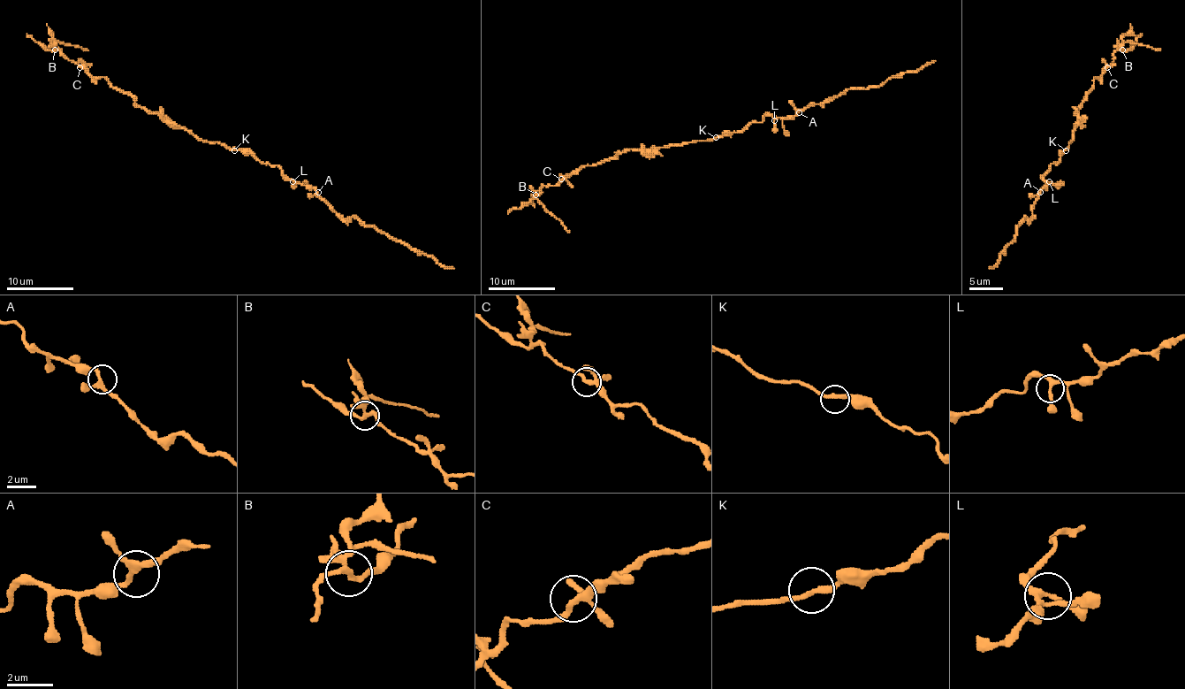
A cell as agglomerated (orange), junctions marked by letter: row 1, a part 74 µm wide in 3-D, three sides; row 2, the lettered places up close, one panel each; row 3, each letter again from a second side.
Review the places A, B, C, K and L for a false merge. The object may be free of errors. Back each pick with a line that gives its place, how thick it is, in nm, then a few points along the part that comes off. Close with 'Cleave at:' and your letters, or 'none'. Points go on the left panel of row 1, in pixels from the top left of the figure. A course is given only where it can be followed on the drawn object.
B: Place: (55, 49). Thickness 240 nm. Course of the part to remove: (55, 50), (55, 42), (79, 45), (88, 50)
Cleave at: B

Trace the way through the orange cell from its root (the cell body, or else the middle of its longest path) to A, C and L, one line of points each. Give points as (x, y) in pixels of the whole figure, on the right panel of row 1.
A: (1067, 149), (1044, 175), (1045, 187), (1040, 192)
C: (1067, 149), (1077, 124), (1077, 111), (1090, 92), (1094, 79), (1100, 77), (1107, 67)
L: (1067, 149), (1044, 175), (1049, 181)

